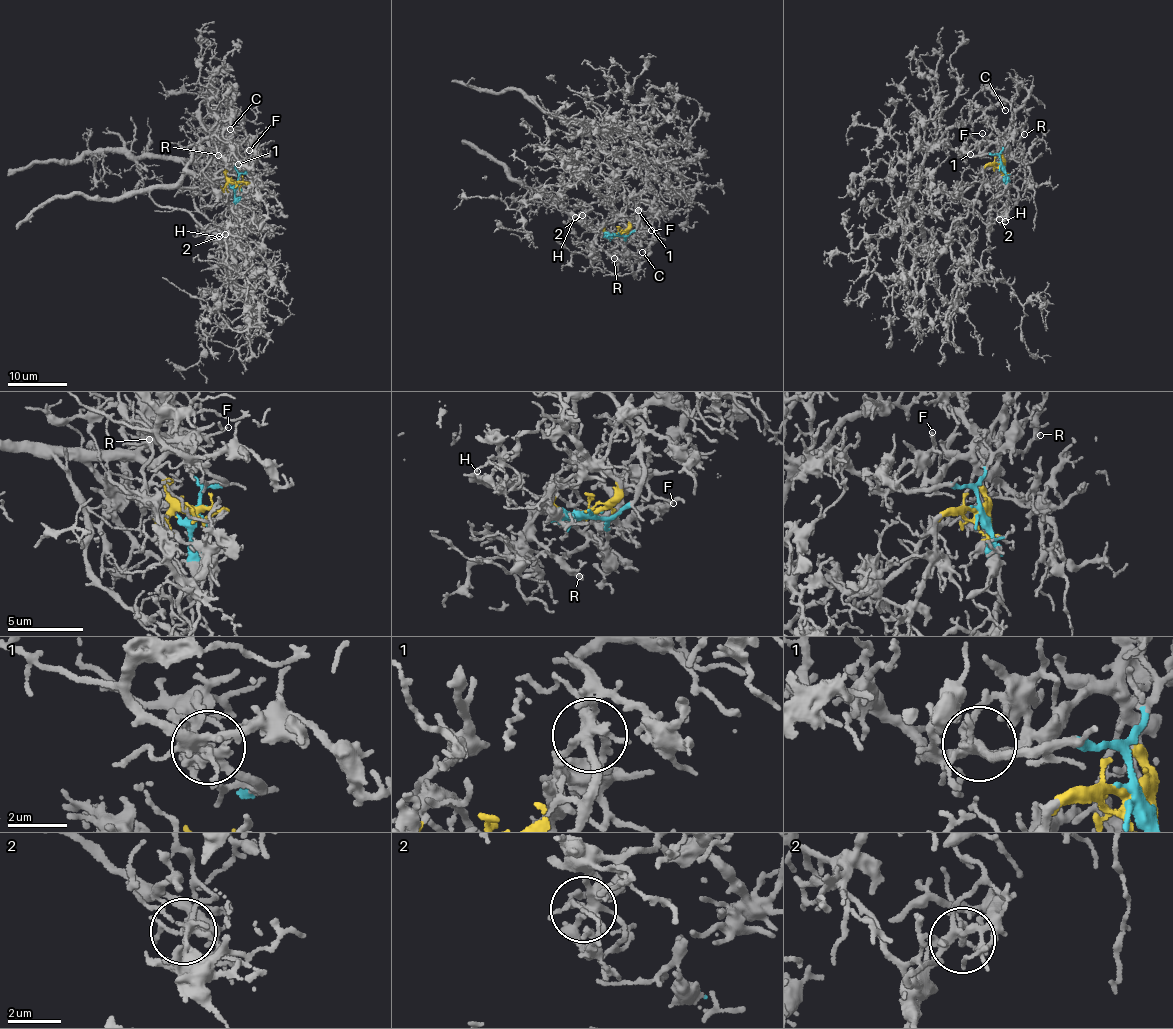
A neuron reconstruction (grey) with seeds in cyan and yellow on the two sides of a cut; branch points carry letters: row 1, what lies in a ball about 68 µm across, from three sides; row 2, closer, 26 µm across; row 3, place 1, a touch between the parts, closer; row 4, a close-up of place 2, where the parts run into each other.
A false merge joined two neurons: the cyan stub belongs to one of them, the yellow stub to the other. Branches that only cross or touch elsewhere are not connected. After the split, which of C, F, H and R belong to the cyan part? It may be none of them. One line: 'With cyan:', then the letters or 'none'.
With cyan: F

